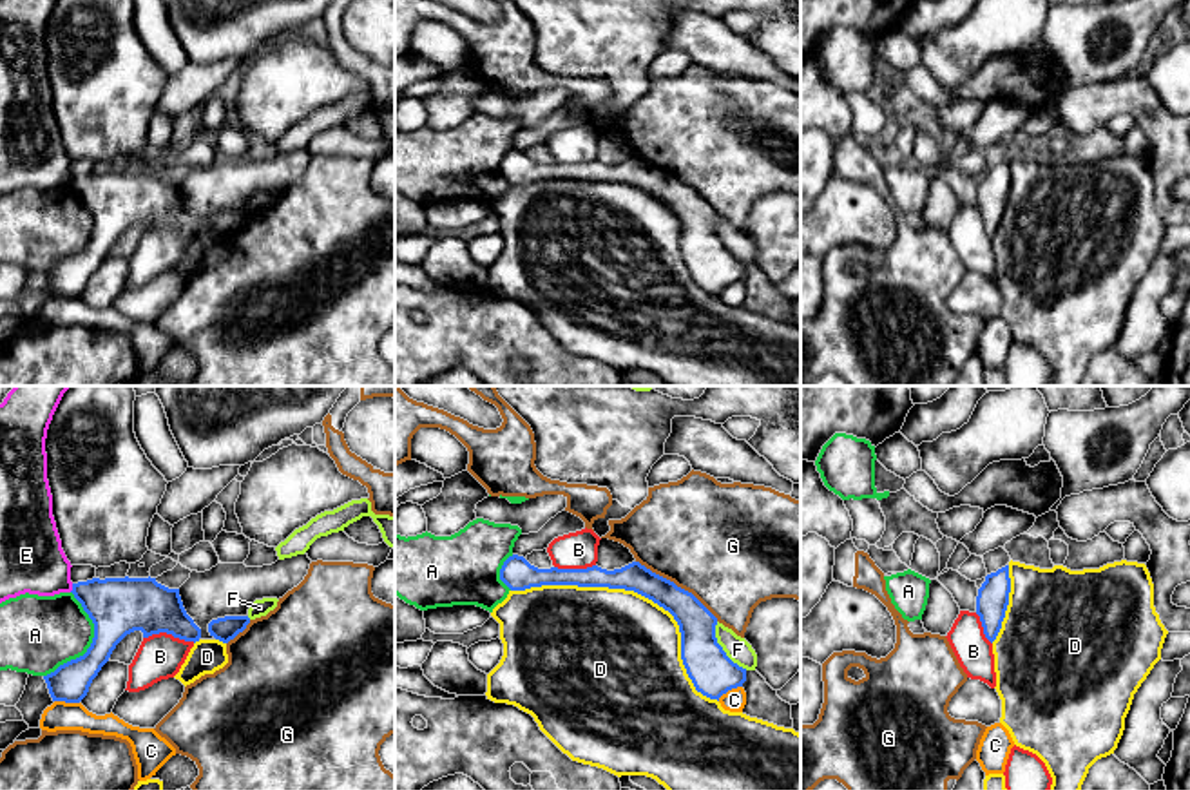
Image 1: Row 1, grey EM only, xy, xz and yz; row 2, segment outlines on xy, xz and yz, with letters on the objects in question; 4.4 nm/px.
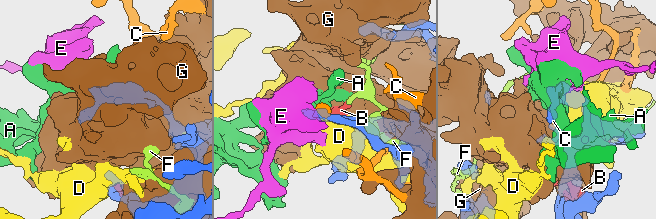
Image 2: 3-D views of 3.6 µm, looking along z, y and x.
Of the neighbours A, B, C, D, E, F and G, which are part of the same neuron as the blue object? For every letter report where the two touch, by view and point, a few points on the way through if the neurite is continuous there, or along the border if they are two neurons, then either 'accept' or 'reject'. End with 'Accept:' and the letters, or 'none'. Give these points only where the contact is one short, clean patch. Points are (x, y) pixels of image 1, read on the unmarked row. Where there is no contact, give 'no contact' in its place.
A: xy (93, 236) | along xy (71, 185), (93, 218), (93, 236), (82, 249), (44, 270) | reject
B: xy (169, 227) | reject
C: xz (729, 283) | reject
D: xz (640, 187) | reject
E: xy (73, 182) | along xy (73, 178), (69, 185) | reject
F: xz (721, 243) | reject
G: xz (676, 180) | reject
Accept: none

